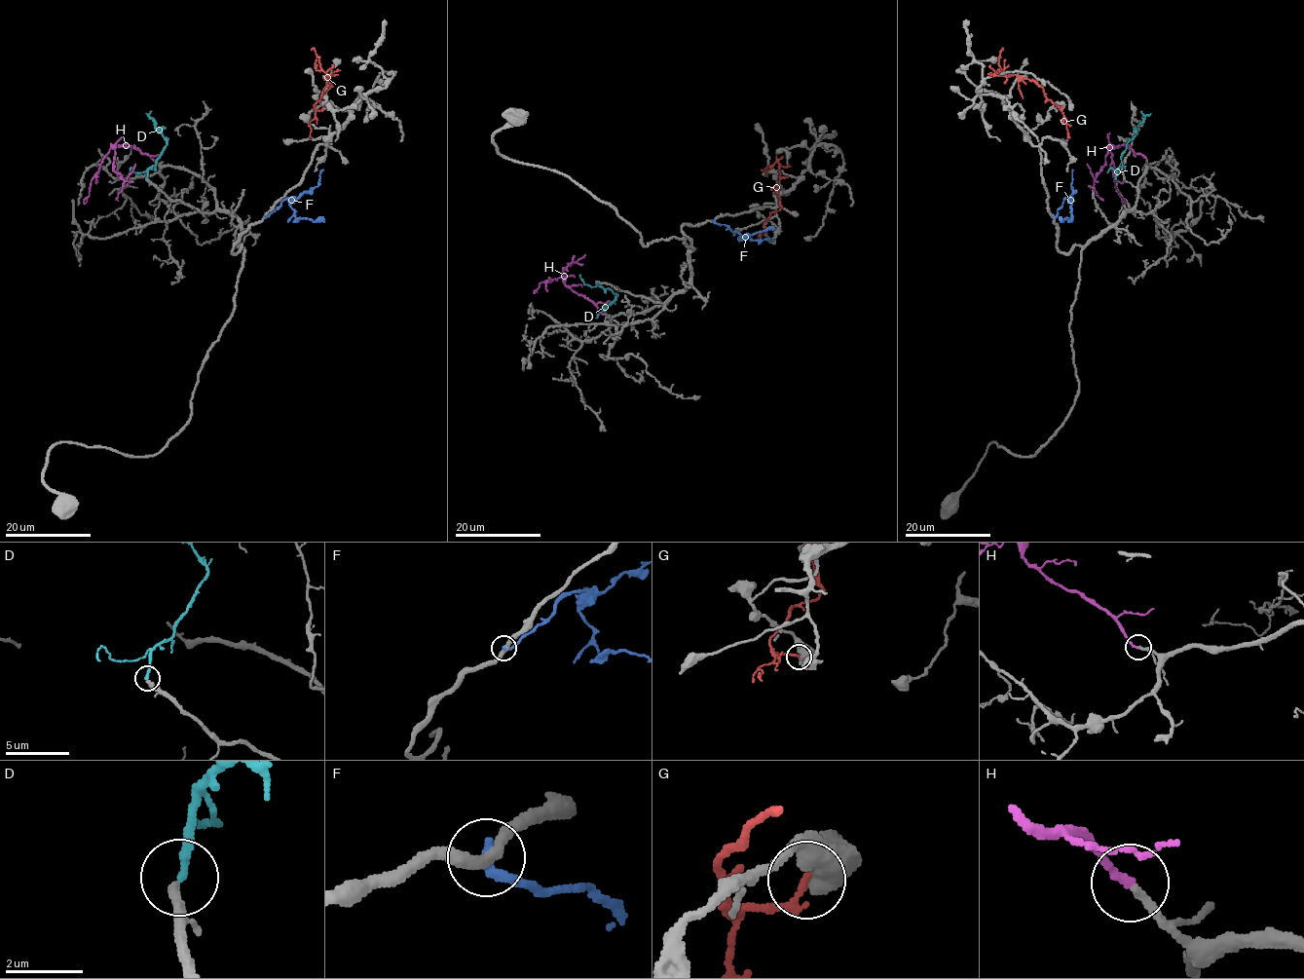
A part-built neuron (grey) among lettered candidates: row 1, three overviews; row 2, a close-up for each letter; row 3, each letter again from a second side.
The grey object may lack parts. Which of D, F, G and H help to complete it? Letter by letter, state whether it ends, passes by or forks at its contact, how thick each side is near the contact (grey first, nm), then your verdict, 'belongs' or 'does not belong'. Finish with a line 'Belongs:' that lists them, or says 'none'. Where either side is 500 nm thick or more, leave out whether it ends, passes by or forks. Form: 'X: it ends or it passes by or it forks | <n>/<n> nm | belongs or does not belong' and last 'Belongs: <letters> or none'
D: it ends | 280/220 nm | does not belong
F: it ends | 320/300 nm | does not belong
G: 750/200 nm | does not belong
H: it ends | 200/200 nm | belongs
Belongs: H

